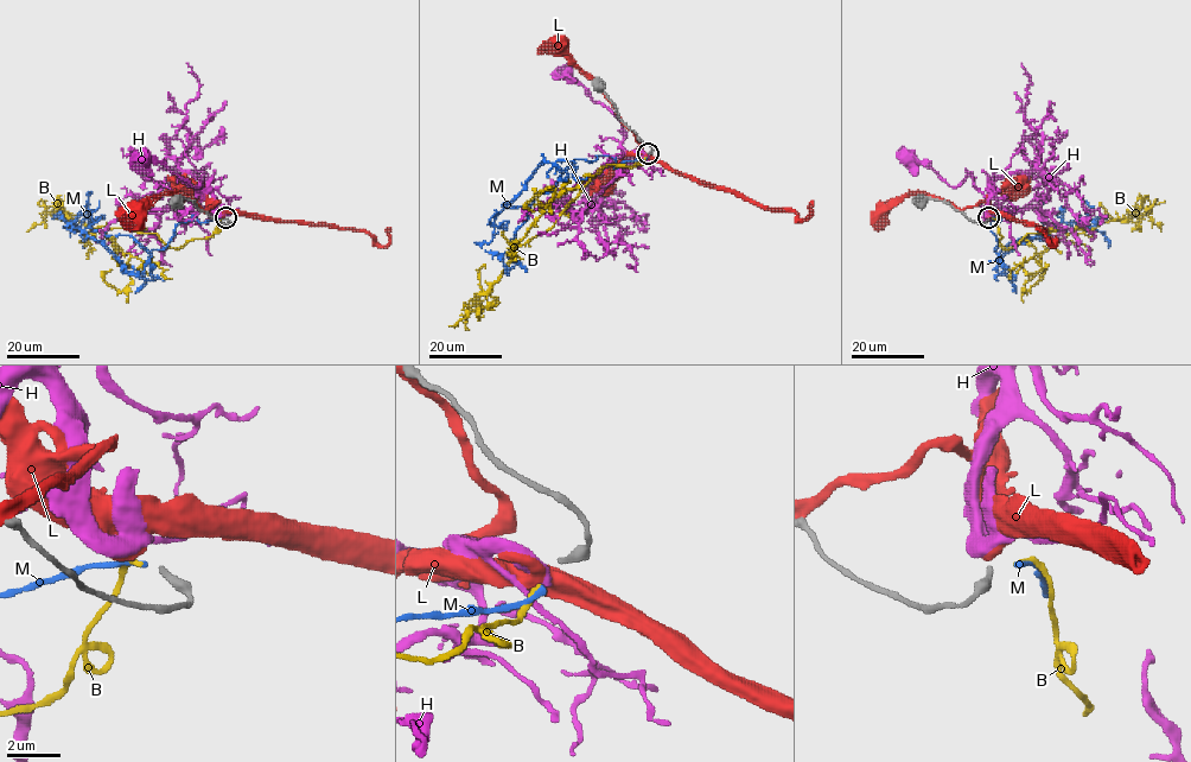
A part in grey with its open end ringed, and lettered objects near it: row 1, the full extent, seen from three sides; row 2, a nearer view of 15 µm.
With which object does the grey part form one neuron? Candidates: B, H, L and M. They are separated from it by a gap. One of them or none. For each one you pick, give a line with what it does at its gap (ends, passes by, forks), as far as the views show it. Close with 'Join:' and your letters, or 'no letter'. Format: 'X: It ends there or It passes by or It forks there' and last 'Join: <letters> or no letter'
Join: no letter

